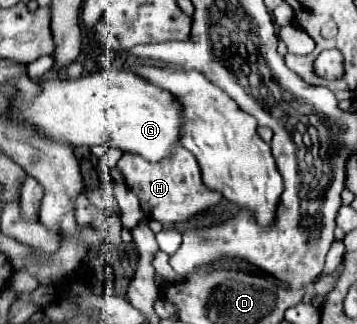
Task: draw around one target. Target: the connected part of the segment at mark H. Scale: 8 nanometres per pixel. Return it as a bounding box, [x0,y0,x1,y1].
[119,145,221,223]

